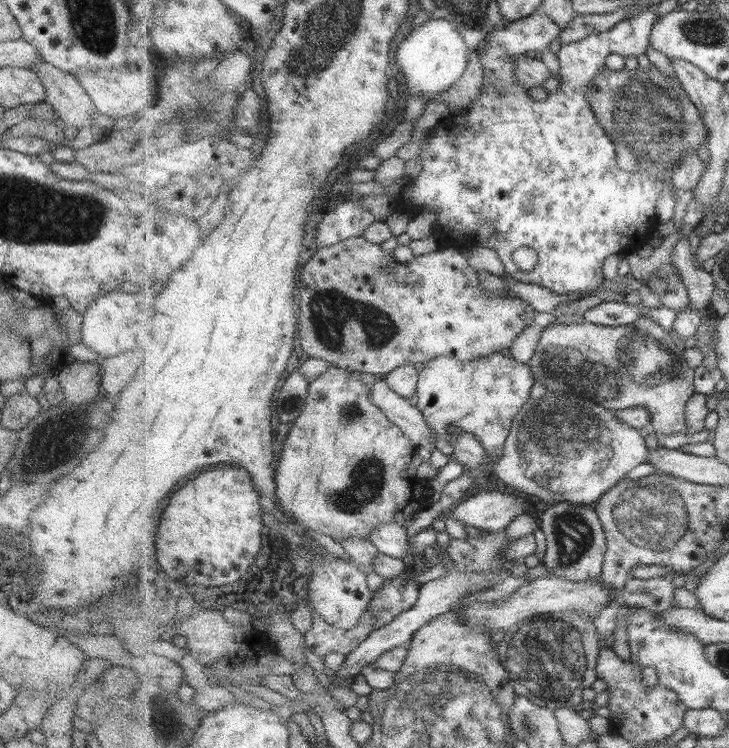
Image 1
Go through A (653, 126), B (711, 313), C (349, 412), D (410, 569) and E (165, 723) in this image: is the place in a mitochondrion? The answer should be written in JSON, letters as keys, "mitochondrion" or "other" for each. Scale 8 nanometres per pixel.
{"A":"mitochondrion","B":"other","C":"mitochondrion","D":"other","E":"mitochondrion"}

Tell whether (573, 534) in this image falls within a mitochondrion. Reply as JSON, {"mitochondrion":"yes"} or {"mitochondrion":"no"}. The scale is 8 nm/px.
{"mitochondrion":"yes"}

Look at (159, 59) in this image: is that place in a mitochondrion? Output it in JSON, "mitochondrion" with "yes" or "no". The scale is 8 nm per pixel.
{"mitochondrion":"no"}

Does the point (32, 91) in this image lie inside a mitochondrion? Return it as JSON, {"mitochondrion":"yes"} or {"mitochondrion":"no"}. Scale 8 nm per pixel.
{"mitochondrion":"no"}

